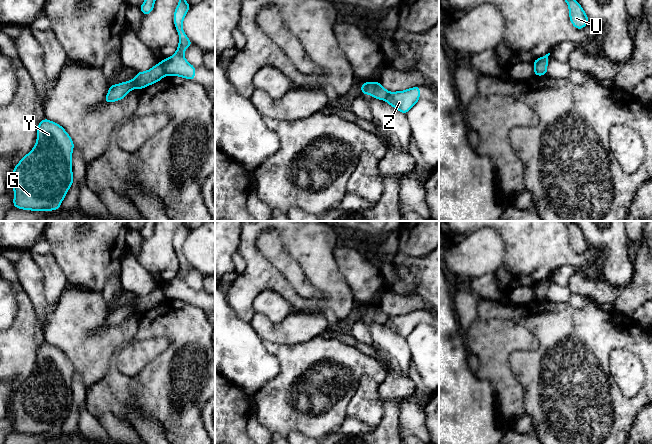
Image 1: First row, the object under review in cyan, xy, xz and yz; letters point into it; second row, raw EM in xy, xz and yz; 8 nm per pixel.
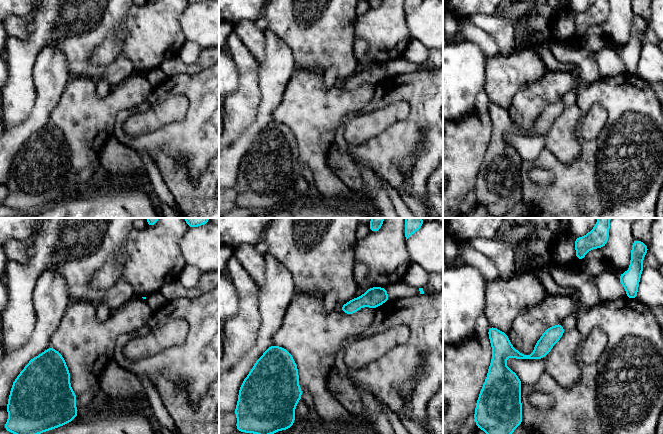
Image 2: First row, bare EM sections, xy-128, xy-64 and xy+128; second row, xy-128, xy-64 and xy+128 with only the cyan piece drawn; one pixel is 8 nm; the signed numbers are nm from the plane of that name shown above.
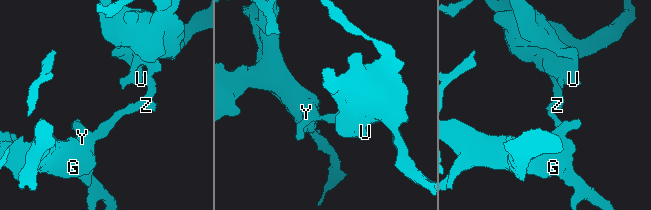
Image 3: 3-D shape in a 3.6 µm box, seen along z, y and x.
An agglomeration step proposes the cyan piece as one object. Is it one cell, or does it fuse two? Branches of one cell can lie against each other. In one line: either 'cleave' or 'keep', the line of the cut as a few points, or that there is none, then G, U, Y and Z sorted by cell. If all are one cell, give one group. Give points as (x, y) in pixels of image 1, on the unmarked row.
cleave; cut xy (161, 285), (162, 292), (166, 298); groups G Y / U Z

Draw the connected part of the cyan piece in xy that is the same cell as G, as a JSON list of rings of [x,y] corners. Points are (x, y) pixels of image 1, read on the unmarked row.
[[[44,342],[37,351],[37,365],[13,393],[13,429],[32,435],[59,434],[73,405],[72,375],[74,367],[59,348]]]

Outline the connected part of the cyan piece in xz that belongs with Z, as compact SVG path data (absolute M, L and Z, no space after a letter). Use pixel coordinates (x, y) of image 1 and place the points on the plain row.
M420 310L409 312L404 315L390 316L385 325L403 338L420 324Z

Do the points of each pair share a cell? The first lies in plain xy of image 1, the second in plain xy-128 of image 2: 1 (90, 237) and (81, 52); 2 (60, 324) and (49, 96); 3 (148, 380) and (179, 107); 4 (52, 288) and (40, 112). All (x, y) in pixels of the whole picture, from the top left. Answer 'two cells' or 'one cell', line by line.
1: one cell
2: two cells
3: two cells
4: one cell

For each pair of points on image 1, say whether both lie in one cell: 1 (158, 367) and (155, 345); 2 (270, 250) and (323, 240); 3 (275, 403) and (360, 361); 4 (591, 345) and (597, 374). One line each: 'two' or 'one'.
1: two
2: two
3: one
4: one

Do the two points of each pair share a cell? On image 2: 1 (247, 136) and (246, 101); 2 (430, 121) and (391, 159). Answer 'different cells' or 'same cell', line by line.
1: different cells
2: same cell

